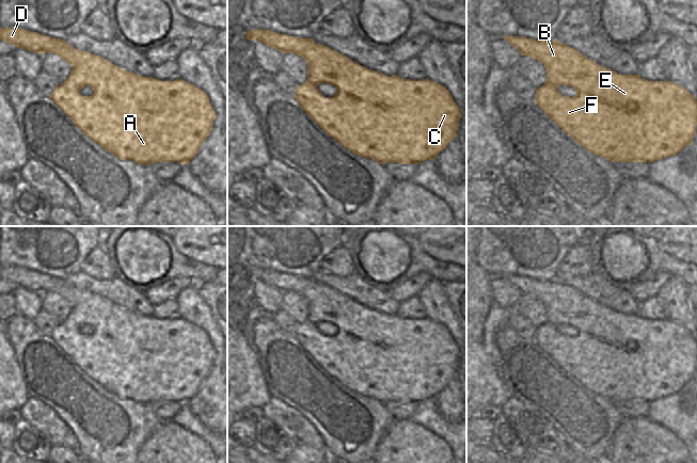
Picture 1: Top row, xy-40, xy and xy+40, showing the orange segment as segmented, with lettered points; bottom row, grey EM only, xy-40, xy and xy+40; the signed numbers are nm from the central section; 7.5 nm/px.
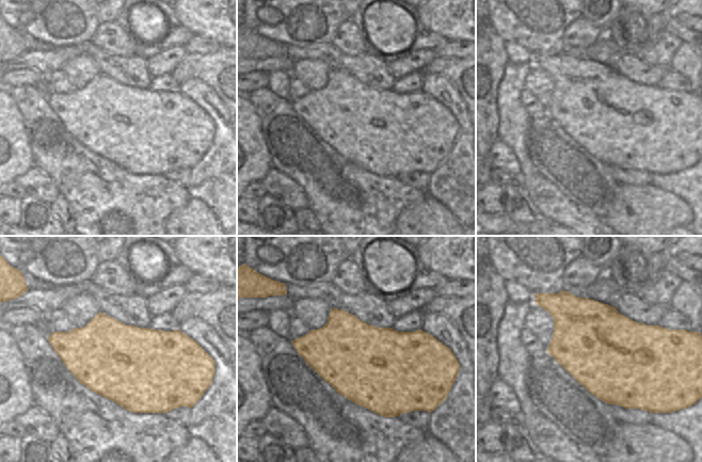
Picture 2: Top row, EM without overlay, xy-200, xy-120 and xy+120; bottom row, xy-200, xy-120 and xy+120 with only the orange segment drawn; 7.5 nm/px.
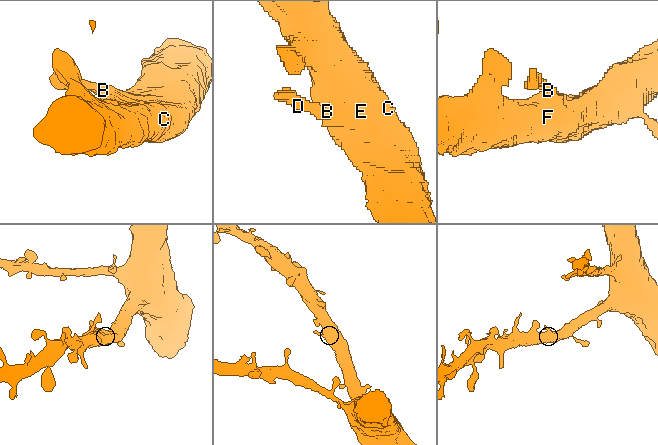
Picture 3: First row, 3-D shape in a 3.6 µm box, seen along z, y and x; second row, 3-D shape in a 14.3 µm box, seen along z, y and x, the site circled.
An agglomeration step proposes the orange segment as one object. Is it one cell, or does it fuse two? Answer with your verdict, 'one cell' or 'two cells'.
one cell

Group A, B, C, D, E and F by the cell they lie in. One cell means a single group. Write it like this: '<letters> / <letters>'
A B C D E F

